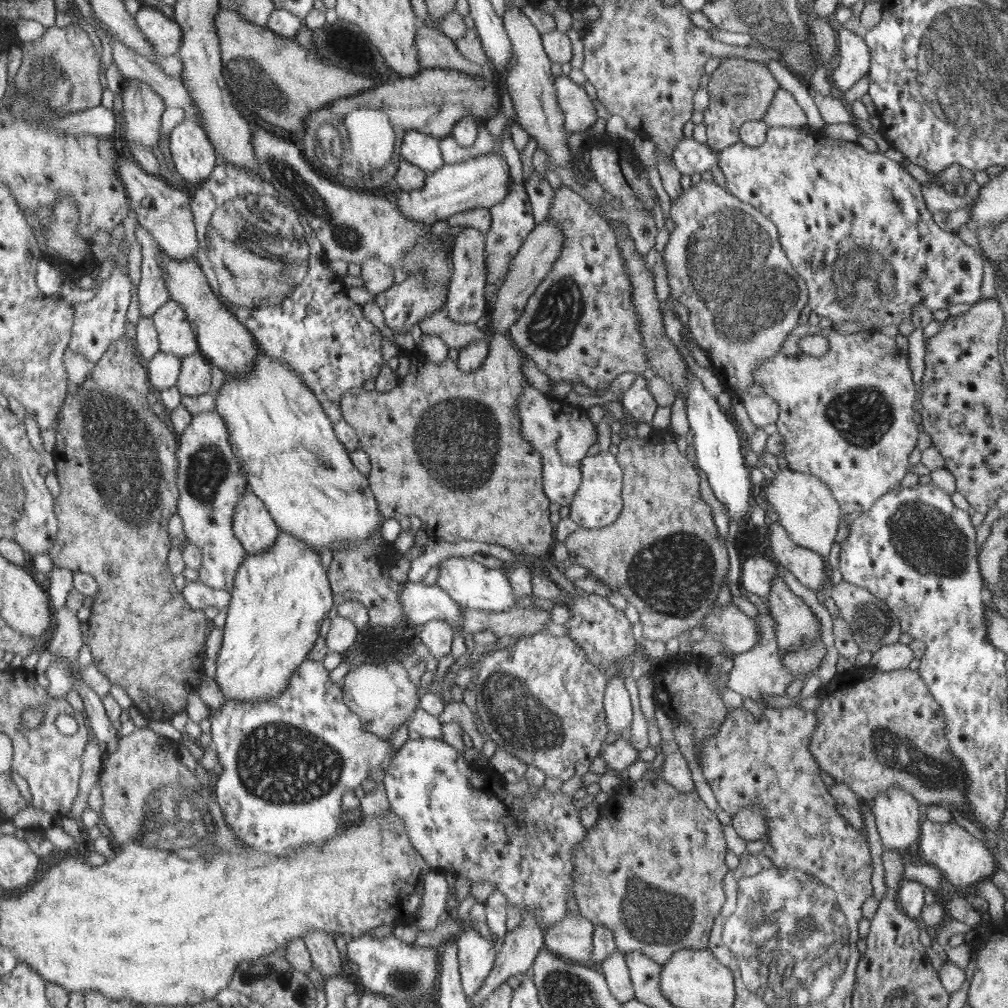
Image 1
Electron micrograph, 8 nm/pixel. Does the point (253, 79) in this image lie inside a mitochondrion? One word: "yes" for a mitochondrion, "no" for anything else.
yes

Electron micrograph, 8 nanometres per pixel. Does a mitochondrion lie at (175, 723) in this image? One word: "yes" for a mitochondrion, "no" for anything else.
no

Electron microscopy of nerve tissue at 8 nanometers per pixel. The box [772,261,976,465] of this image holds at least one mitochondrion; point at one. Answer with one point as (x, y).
(862, 416)

